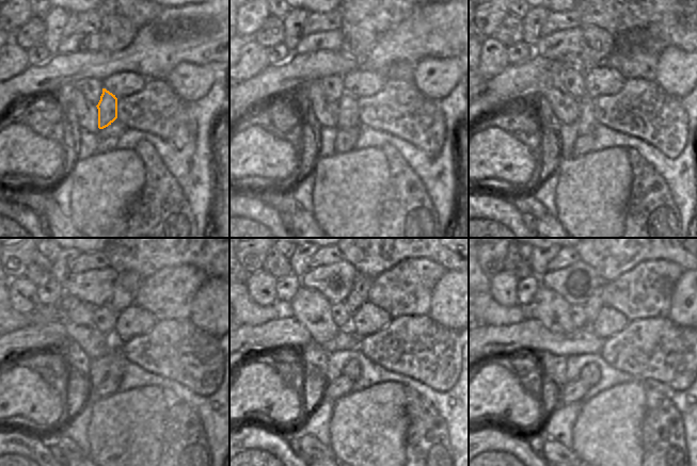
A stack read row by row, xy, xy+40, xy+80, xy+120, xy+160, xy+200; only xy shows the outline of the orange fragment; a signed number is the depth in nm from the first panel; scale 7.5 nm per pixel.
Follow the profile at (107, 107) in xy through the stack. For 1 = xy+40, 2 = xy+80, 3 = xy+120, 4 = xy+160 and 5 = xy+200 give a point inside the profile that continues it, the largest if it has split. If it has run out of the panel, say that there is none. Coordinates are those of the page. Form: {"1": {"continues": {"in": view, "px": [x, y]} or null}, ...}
{"1": {"continues": {"in": "xy+40", "px": [348, 115]}}, "2": {"continues": {"in": "xy+80", "px": [586, 122]}}, "3": {"continues": {"in": "xy+120", "px": [115, 370]}}, "4": {"continues": {"in": "xy+160", "px": [352, 370]}}, "5": {"continues": {"in": "xy+200", "px": [590, 374]}}}

